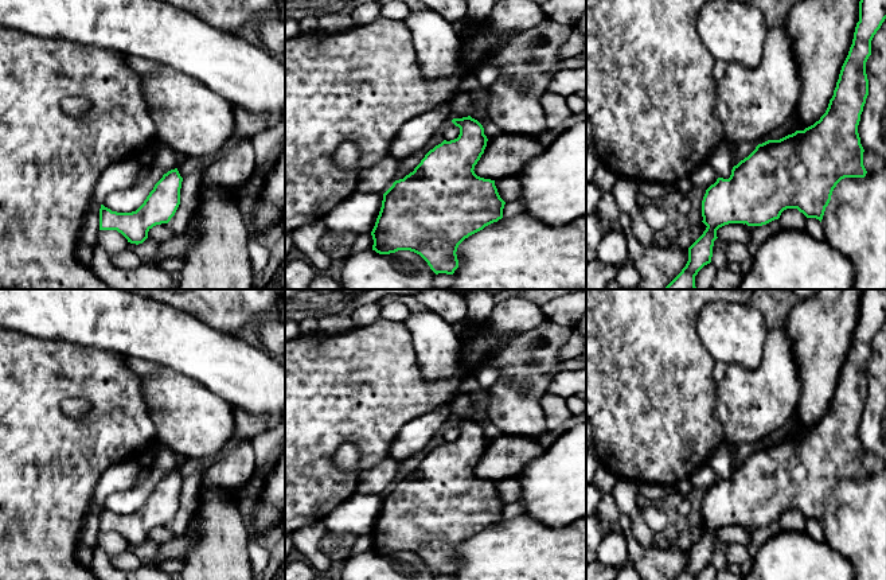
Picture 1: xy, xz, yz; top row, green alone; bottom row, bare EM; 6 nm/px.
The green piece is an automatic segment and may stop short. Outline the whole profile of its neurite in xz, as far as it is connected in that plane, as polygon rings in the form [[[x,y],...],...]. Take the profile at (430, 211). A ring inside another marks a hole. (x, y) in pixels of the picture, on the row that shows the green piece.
[[[471,116],[453,118],[452,122],[460,128],[458,137],[436,145],[413,172],[393,183],[383,194],[382,207],[371,231],[372,250],[379,254],[414,252],[436,275],[453,275],[458,268],[458,245],[501,219],[506,205],[495,180],[480,178],[473,171],[488,141],[483,125]]]

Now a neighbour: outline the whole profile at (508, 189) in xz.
[[[508,176],[504,179],[495,180],[495,186],[500,198],[508,203],[519,201],[520,198],[520,180],[518,176]]]

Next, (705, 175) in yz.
[[[702,163],[691,175],[690,175],[692,186],[702,186],[709,188],[718,179],[715,170],[710,163]]]

